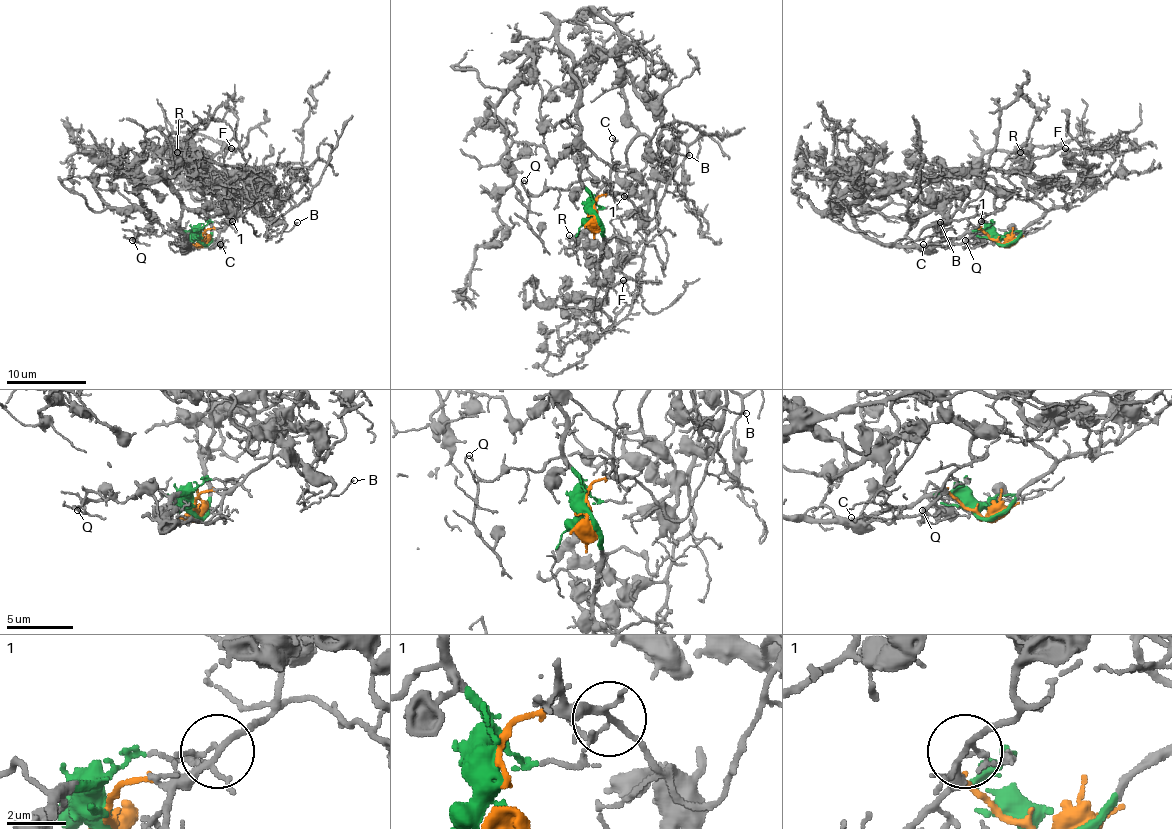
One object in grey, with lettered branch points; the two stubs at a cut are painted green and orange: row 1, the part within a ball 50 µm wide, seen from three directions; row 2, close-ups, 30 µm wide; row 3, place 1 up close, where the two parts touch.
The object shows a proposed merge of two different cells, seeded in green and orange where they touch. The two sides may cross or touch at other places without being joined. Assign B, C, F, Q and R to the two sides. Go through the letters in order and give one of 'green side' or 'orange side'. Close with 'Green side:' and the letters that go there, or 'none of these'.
B: orange side
C: orange side
F: green side
Q: green side
R: green side
Green side: F, Q, R

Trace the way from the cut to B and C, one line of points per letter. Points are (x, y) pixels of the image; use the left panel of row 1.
B: (202, 241), (208, 229), (224, 229), (252, 207), (260, 207), (282, 221), (284, 229), (290, 231), (298, 223)
C: (202, 241), (202, 235), (214, 229), (220, 245)

